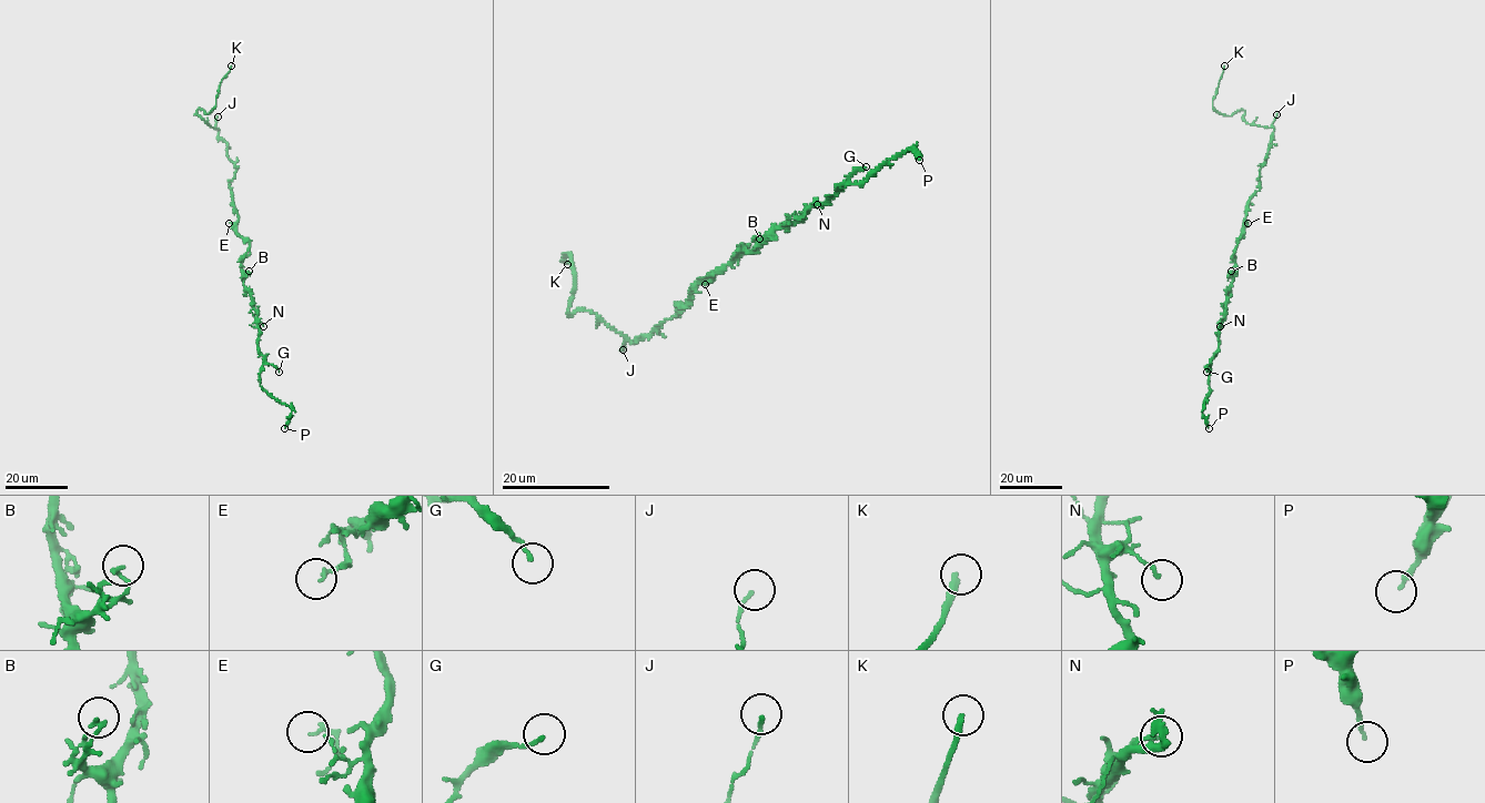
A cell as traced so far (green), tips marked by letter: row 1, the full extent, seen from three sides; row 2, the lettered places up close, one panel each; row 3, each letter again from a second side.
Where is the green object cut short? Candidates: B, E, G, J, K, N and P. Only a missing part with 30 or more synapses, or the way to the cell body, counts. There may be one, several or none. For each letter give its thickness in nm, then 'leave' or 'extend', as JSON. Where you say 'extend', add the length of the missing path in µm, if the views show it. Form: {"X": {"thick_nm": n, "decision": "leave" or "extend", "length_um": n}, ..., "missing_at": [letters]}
{"B": {"thick_nm": 160, "decision": "leave"}, "E": {"thick_nm": 120, "decision": "leave"}, "G": {"thick_nm": 130, "decision": "leave"}, "J": {"thick_nm": 130, "decision": "leave"}, "K": {"thick_nm": 240, "decision": "extend", "length_um": 8}, "N": {"thick_nm": 110, "decision": "leave"}, "P": {"thick_nm": 160, "decision": "leave"}, "missing_at": ["K"]}

